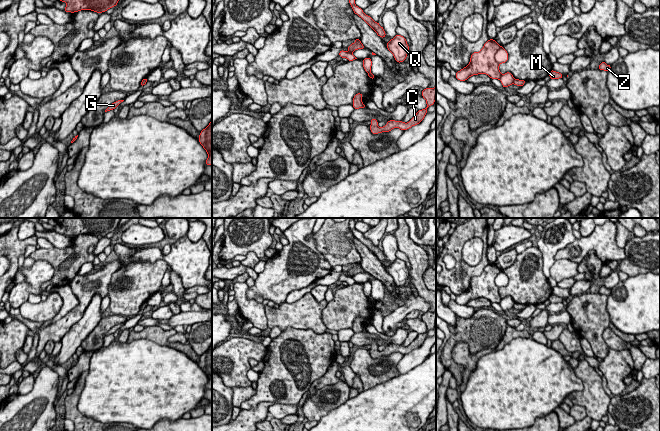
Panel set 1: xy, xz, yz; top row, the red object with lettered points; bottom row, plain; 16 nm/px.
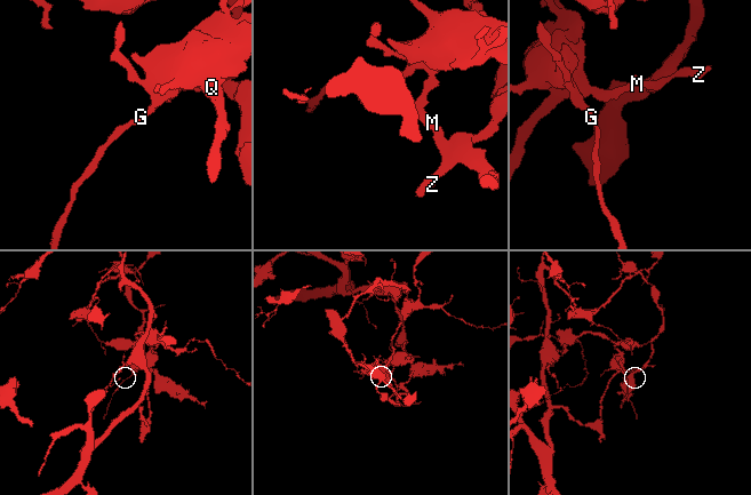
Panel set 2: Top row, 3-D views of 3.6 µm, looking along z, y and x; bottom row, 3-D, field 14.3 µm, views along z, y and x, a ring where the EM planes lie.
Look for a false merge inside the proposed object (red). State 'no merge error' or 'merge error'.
merge error

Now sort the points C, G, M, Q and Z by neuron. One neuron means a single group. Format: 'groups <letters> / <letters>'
groups C M Z / G Q

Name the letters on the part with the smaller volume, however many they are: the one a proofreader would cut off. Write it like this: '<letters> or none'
C, M, Z

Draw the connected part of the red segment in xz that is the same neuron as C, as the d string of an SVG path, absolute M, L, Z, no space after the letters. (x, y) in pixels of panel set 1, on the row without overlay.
M435 310L434 312L428 311L428 312L426 312L426 313L423 313L421 319L422 319L423 322L426 324L427 331L426 331L425 333L418 334L418 336L416 337L416 339L415 339L409 346L404 347L403 345L389 344L385 350L379 351L379 350L377 349L377 348L378 348L378 345L377 345L375 342L373 342L372 344L370 344L371 349L369 350L369 351L370 351L370 354L371 354L371 357L372 357L372 358L378 358L378 357L382 357L382 356L389 356L389 355L391 355L391 354L394 353L394 352L399 352L399 353L405 355L405 354L411 352L412 350L415 350L415 349L419 348L419 347L424 343L424 341L425 341L426 337L427 337L427 332L428 332L429 330L432 330L432 329L435 327L435 325L436 325L436 310Z

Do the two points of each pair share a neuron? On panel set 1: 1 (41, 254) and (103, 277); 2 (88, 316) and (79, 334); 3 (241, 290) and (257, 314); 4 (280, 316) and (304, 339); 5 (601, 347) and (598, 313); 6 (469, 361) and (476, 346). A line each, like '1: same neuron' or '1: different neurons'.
1: different neurons
2: same neuron
3: same neuron
4: different neurons
5: same neuron
6: different neurons

